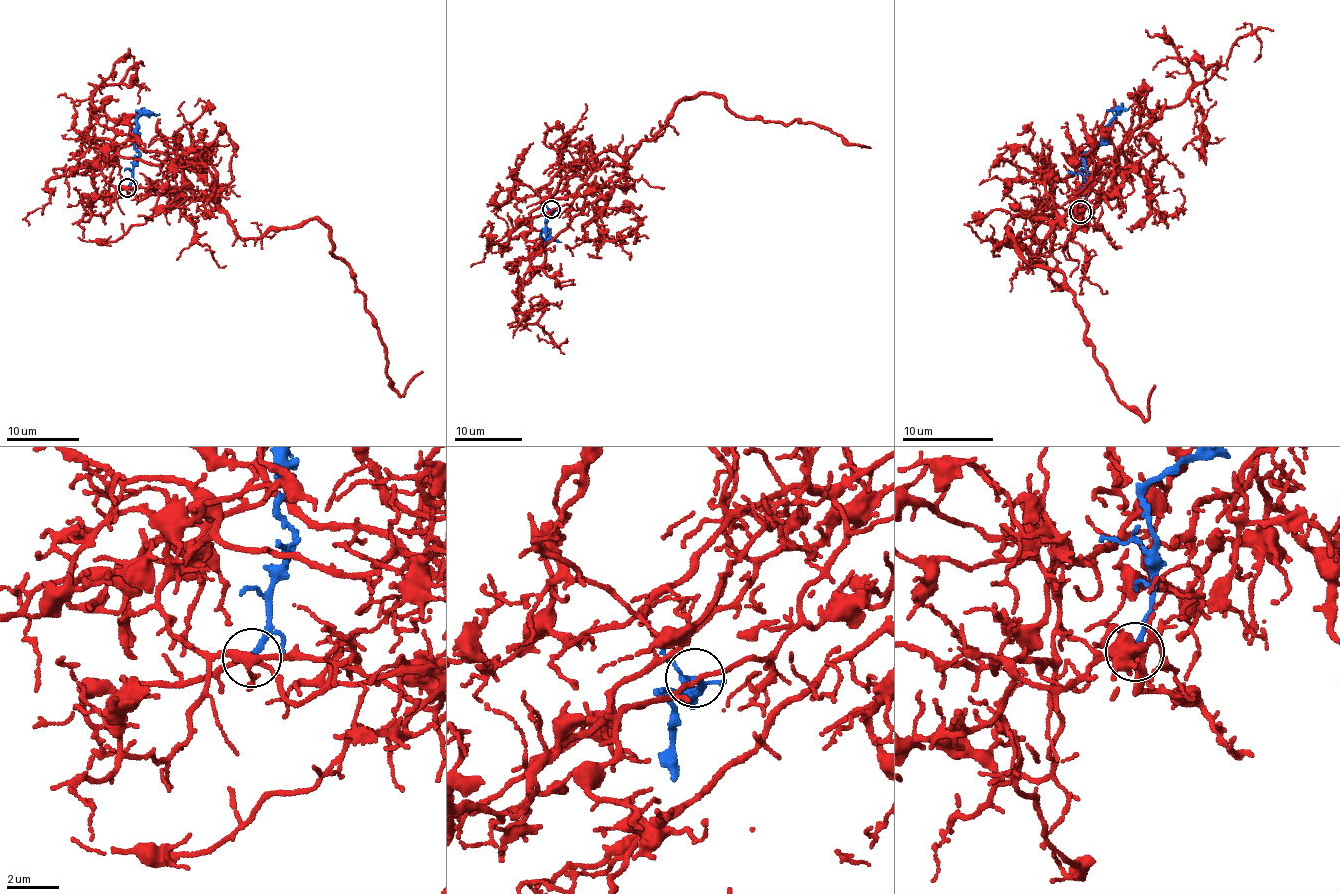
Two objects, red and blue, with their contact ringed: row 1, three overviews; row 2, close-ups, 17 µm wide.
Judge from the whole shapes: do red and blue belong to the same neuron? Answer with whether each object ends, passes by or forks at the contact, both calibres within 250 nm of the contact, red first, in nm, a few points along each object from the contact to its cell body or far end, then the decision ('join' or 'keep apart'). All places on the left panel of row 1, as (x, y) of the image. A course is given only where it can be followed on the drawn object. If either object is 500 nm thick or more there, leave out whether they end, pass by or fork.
red passes by; blue ends there; 160 nm thick on the red side, 220 nm on the other; red runs (127, 188), (139, 199), (212, 200), (241, 238), (322, 222), (365, 298), (394, 388), (402, 394), (423, 371); blue runs (127, 188), (133, 163), (138, 158), (136, 119), (141, 114), (159, 114); keep apart

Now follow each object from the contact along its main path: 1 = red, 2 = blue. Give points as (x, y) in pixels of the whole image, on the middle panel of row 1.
1: (551, 209), (569, 204), (601, 153), (628, 156), (680, 101), (702, 93), (750, 119), (815, 123), (870, 146)
2: (551, 209), (553, 212), (543, 213), (546, 227), (540, 235), (561, 242)

